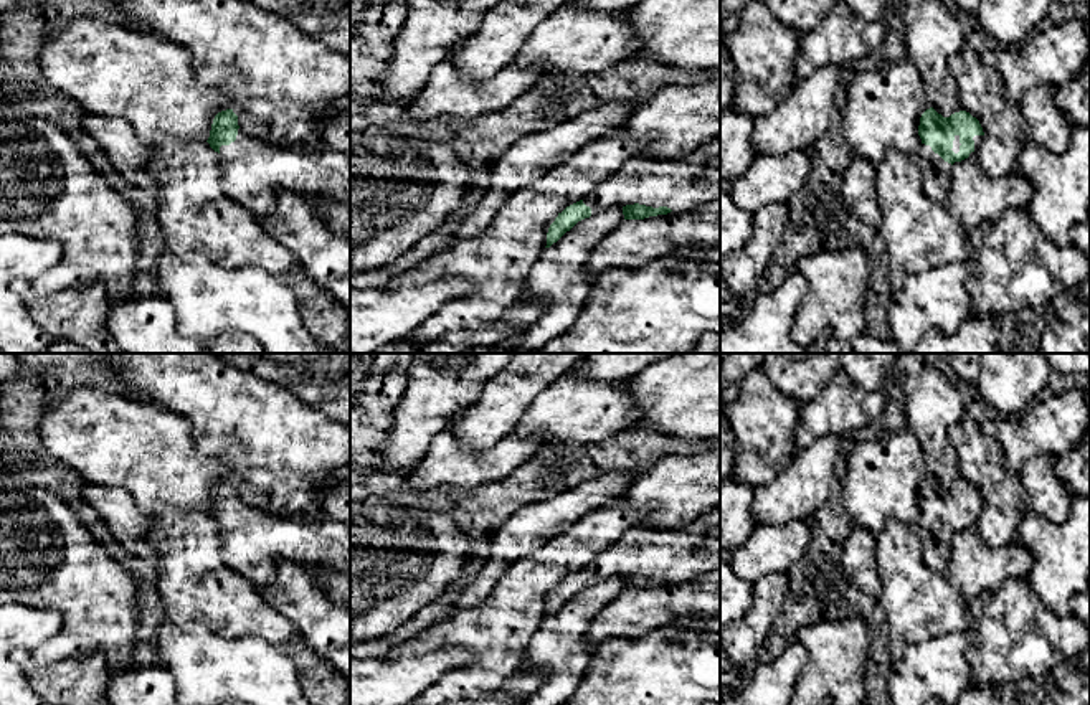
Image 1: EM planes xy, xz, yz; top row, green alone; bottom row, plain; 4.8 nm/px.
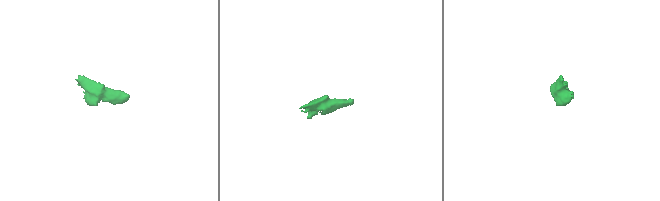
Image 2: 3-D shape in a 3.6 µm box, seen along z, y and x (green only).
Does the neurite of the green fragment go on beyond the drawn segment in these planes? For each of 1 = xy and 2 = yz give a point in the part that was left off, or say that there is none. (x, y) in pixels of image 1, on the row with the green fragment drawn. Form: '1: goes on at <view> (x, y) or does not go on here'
1: goes on at xy (255, 169)
2: goes on at yz (937, 174)

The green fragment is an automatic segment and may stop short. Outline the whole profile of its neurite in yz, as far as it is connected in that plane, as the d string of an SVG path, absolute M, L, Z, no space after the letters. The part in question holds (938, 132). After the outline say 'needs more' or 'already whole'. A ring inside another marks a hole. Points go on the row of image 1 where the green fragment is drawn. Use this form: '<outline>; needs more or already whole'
M961 106L950 117L926 109L918 125L920 142L913 150L923 167L923 190L945 201L951 190L951 165L974 155L983 142L983 127Z; needs more

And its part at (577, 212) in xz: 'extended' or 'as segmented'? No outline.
extended

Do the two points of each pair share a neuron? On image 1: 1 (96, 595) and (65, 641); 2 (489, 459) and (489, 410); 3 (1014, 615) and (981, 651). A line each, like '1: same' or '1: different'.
1: same
2: different
3: same

